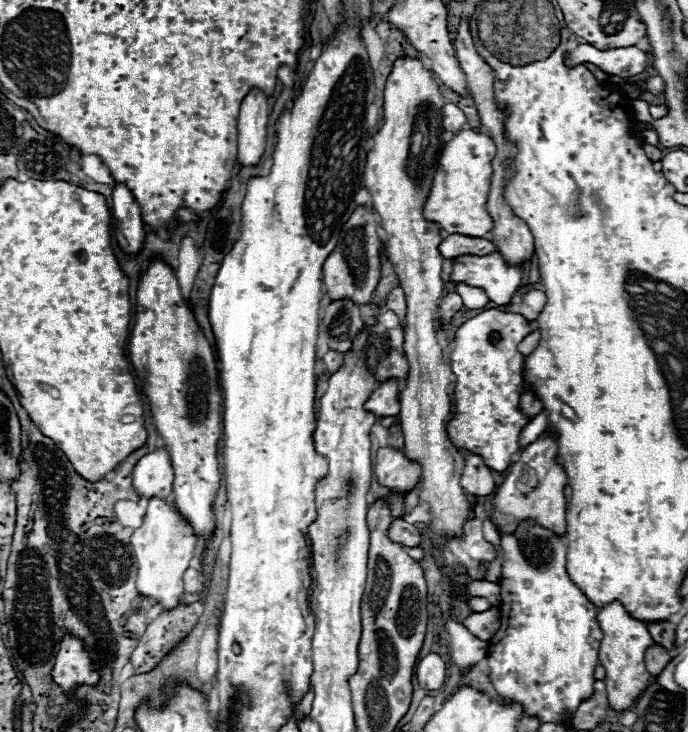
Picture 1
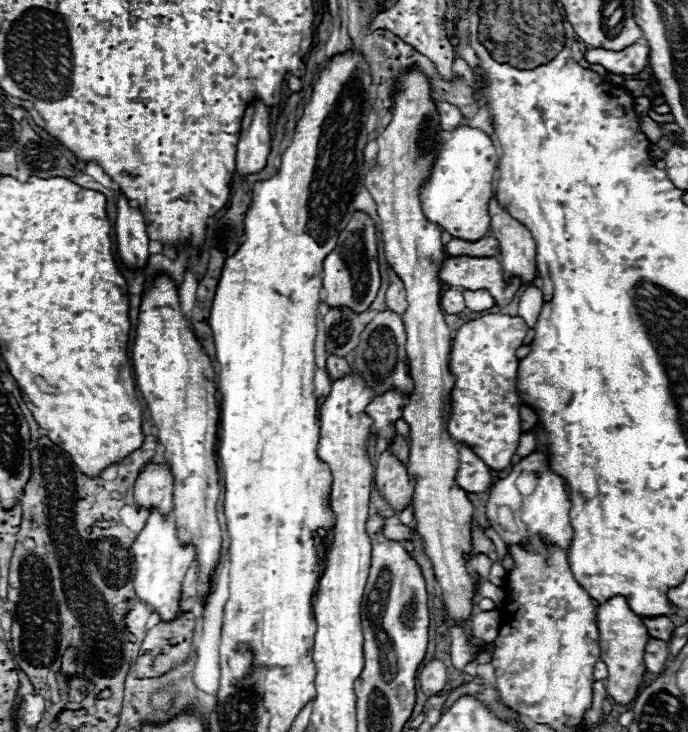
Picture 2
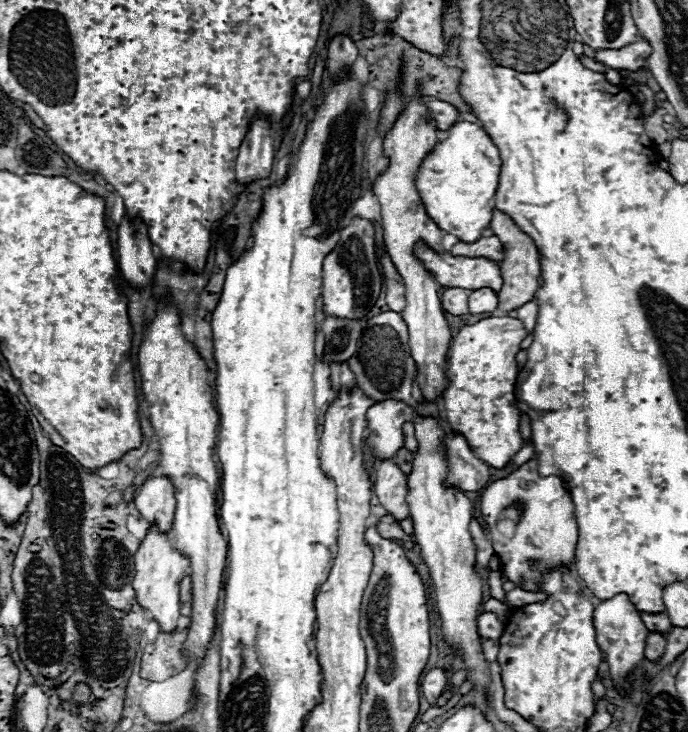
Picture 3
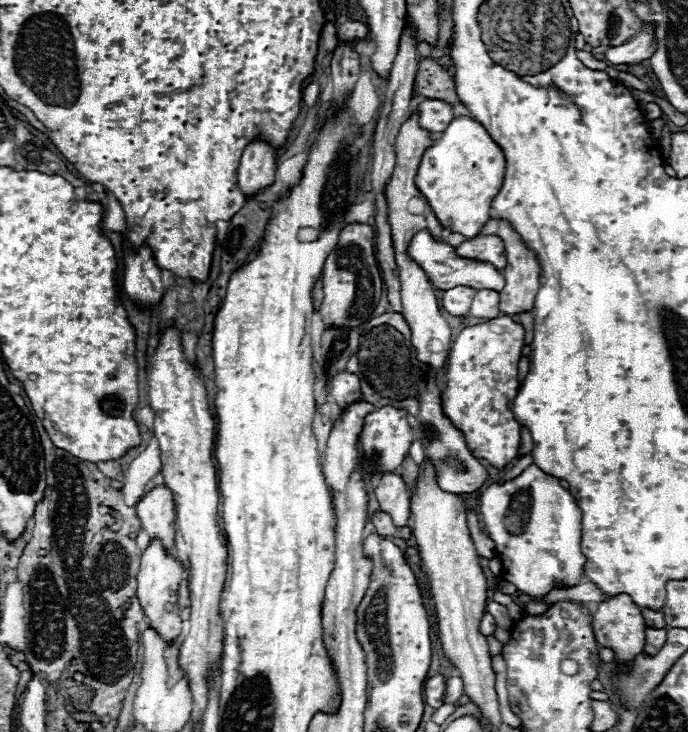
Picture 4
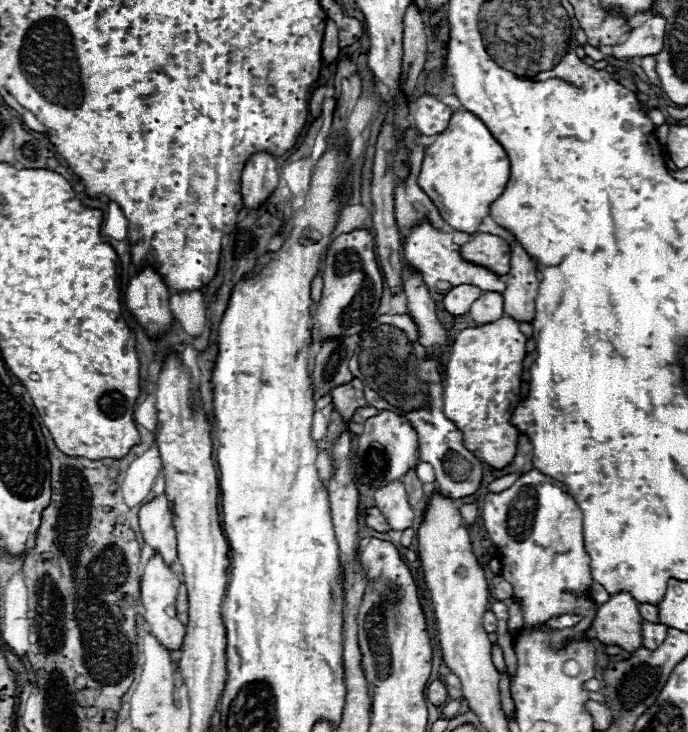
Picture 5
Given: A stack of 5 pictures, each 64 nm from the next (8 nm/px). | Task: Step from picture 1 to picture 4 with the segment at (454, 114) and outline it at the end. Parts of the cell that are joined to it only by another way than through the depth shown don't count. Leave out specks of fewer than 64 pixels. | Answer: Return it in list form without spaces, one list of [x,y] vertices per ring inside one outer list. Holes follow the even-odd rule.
[[[424,98],[418,104],[418,116],[420,116],[420,128],[428,132],[444,132],[452,122],[454,112],[452,112],[452,106],[442,100]]]

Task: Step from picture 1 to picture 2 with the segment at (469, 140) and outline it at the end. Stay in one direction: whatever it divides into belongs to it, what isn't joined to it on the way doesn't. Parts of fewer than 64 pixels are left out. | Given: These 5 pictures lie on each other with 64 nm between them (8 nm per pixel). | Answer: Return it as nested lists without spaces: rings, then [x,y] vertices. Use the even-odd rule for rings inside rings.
[[[472,126],[454,128],[452,138],[442,144],[432,172],[422,186],[420,200],[424,216],[454,238],[480,240],[490,230],[488,202],[492,200],[492,180],[496,168],[496,146],[486,132]]]

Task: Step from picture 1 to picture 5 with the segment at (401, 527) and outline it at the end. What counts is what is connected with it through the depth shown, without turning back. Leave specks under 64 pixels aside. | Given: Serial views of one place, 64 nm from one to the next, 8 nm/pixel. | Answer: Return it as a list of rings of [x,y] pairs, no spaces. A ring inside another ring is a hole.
[[[366,508],[364,510],[364,522],[368,528],[374,528],[376,532],[388,532],[386,518],[382,516],[382,512],[378,508]]]

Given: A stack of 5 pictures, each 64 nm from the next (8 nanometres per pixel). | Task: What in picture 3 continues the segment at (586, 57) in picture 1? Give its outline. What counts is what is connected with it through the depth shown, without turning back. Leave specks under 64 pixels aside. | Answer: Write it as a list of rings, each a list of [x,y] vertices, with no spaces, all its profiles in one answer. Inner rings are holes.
[[[642,38],[624,48],[618,48],[618,50],[598,50],[596,60],[614,70],[634,70],[636,72],[636,70],[644,68],[646,58],[650,54],[652,54],[652,46],[648,44],[648,40]]]

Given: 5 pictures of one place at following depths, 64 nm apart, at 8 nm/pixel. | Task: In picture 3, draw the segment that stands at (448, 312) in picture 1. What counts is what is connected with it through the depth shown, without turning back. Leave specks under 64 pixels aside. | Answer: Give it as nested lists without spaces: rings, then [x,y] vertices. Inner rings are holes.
[[[448,288],[442,292],[442,308],[454,316],[468,314],[468,296],[472,292],[466,288]]]

